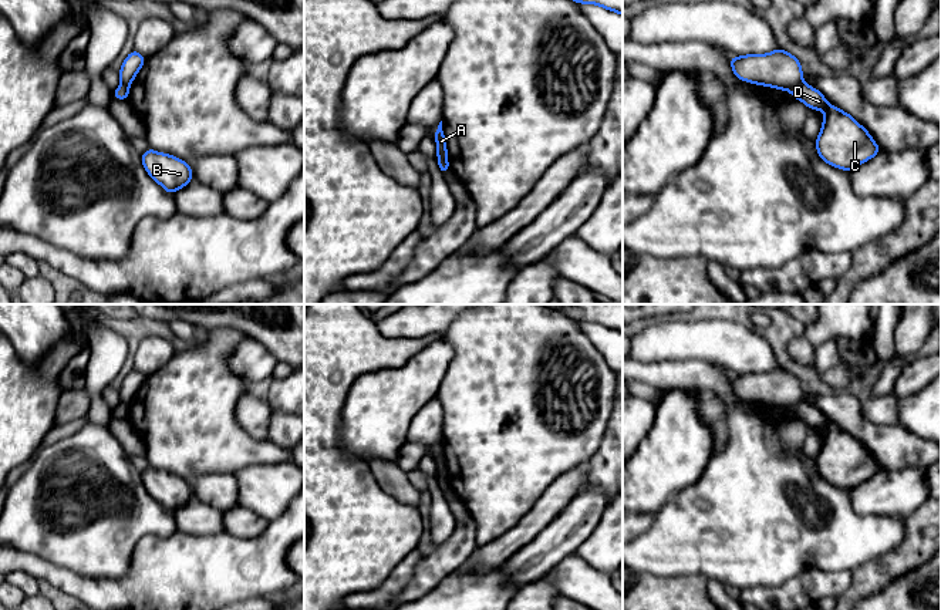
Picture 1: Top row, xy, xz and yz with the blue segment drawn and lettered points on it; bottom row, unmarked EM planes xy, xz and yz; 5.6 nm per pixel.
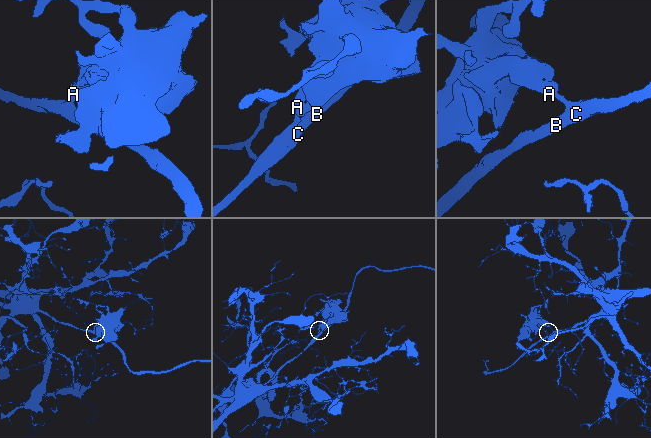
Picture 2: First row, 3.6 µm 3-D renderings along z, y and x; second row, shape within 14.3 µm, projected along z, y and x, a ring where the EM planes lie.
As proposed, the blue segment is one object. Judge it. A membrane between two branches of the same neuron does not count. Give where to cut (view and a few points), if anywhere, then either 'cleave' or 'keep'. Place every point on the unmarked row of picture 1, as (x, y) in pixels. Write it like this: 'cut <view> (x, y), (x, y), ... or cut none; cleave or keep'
cut yz (802, 398), (791, 410); cleave

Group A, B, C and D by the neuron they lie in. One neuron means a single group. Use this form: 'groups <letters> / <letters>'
groups A / B C D

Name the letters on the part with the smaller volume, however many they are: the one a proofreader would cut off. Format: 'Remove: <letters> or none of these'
Remove: A

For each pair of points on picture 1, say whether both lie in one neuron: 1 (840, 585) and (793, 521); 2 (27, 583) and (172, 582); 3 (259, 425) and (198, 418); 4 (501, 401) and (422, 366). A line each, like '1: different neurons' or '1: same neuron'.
1: different neurons
2: different neurons
3: different neurons
4: different neurons

